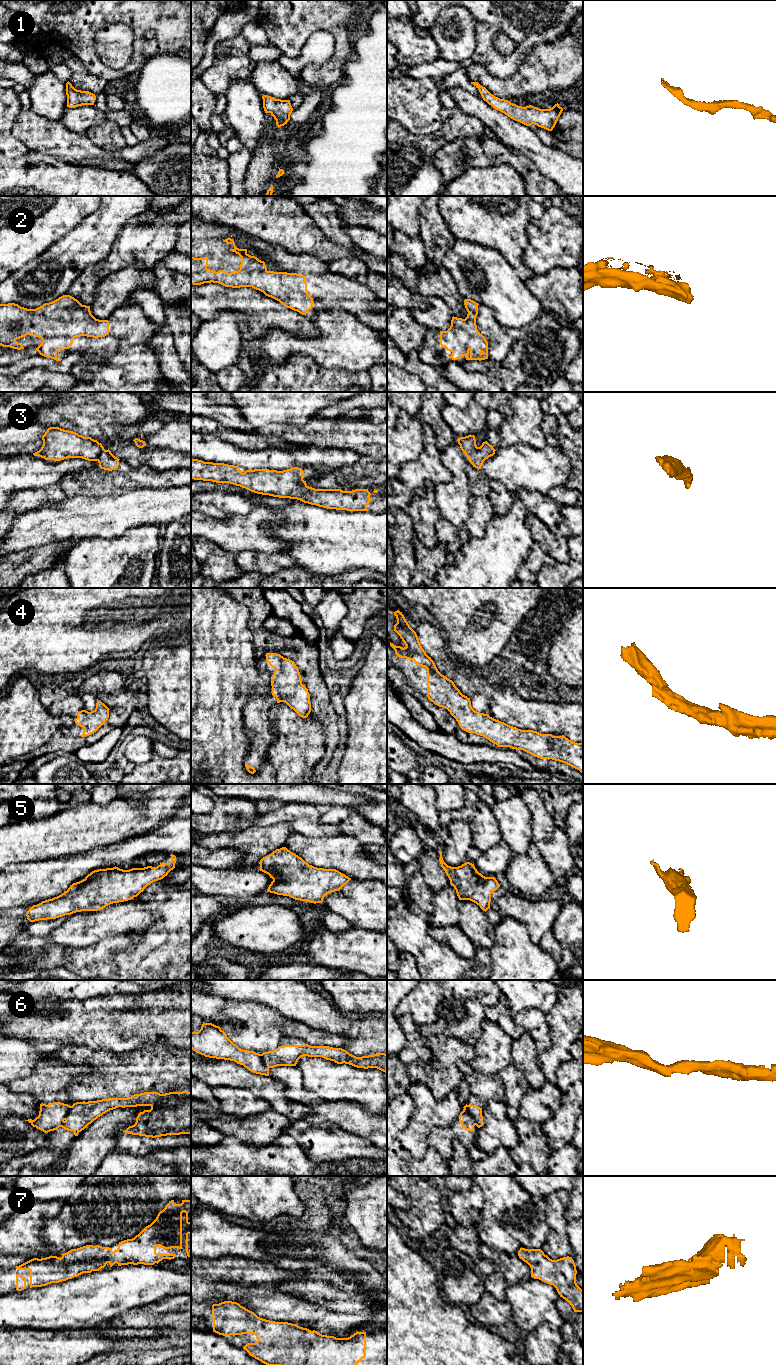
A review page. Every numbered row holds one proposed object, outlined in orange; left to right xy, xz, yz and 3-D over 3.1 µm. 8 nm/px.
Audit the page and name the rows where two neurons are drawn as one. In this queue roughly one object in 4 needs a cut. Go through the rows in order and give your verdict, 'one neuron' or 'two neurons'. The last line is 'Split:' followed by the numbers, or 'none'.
1: one neuron
2: one neuron
3: one neuron
4: one neuron
5: one neuron
6: two neurons
7: one neuron
Split: 6

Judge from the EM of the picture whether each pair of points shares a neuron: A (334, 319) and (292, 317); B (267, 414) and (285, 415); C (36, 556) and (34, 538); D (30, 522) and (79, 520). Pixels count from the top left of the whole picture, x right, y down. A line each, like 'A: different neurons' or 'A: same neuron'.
A: different neurons
B: same neuron
C: different neurons
D: same neuron

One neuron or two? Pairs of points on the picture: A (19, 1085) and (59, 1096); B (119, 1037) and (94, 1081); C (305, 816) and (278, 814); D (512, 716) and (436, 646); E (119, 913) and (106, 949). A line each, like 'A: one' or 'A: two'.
A: one
B: two
C: one
D: one
E: two

